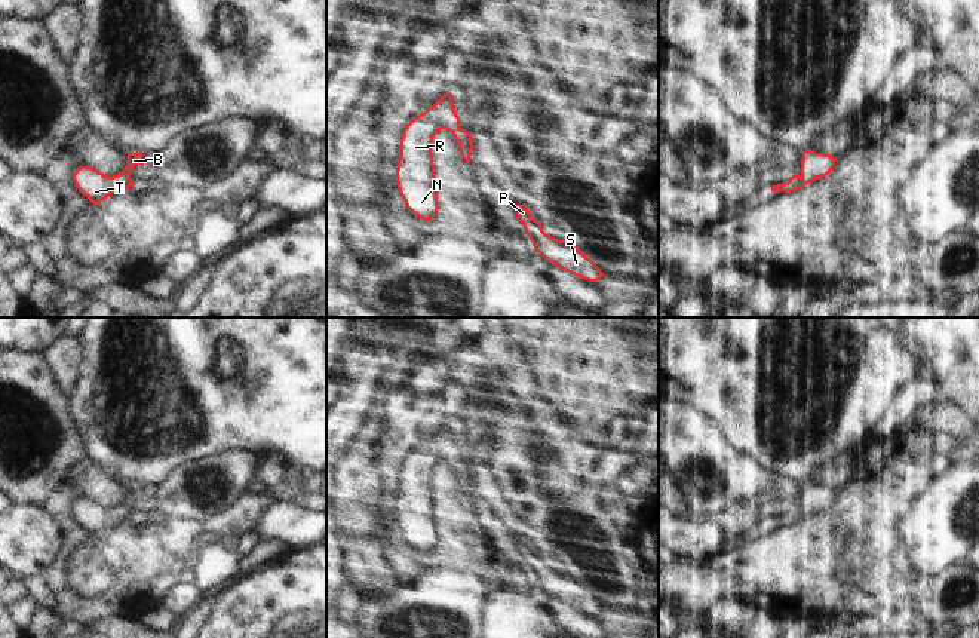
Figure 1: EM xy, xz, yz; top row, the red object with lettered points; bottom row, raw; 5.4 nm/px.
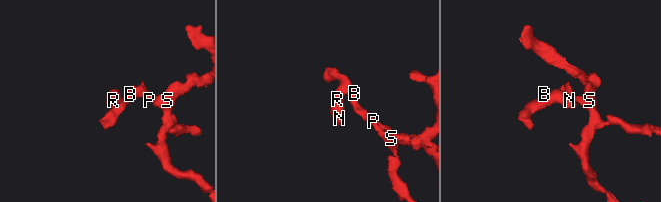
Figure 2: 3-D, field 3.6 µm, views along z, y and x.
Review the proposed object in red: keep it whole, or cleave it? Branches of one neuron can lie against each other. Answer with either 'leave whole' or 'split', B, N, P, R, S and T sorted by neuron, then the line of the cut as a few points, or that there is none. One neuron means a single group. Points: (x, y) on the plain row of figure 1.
leave whole | B N P R S T | no cut

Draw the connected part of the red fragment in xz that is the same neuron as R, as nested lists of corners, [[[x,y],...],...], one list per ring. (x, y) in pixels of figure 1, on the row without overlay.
[[[444,426],[424,445],[414,450],[402,464],[396,518],[406,540],[418,550],[432,552],[438,546],[432,475],[441,461],[449,463],[469,494],[473,482],[472,467],[460,458],[452,436],[454,429]]]

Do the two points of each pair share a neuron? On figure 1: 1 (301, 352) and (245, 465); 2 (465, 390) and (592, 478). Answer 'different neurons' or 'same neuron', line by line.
1: different neurons
2: different neurons

